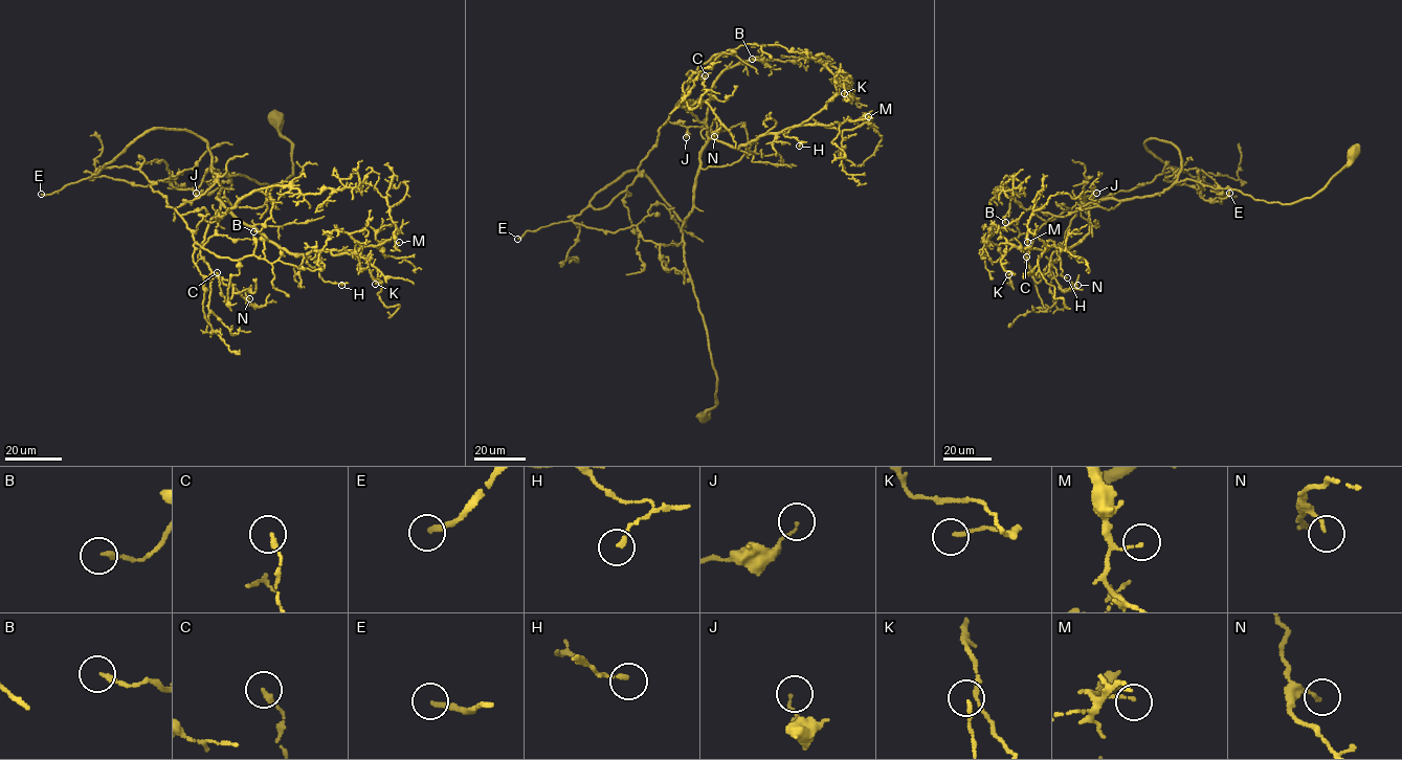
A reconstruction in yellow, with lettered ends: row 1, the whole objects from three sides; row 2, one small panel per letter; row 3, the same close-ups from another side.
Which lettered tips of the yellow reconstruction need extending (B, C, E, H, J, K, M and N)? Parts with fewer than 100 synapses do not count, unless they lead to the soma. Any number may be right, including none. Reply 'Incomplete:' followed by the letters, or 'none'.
Incomplete: E

